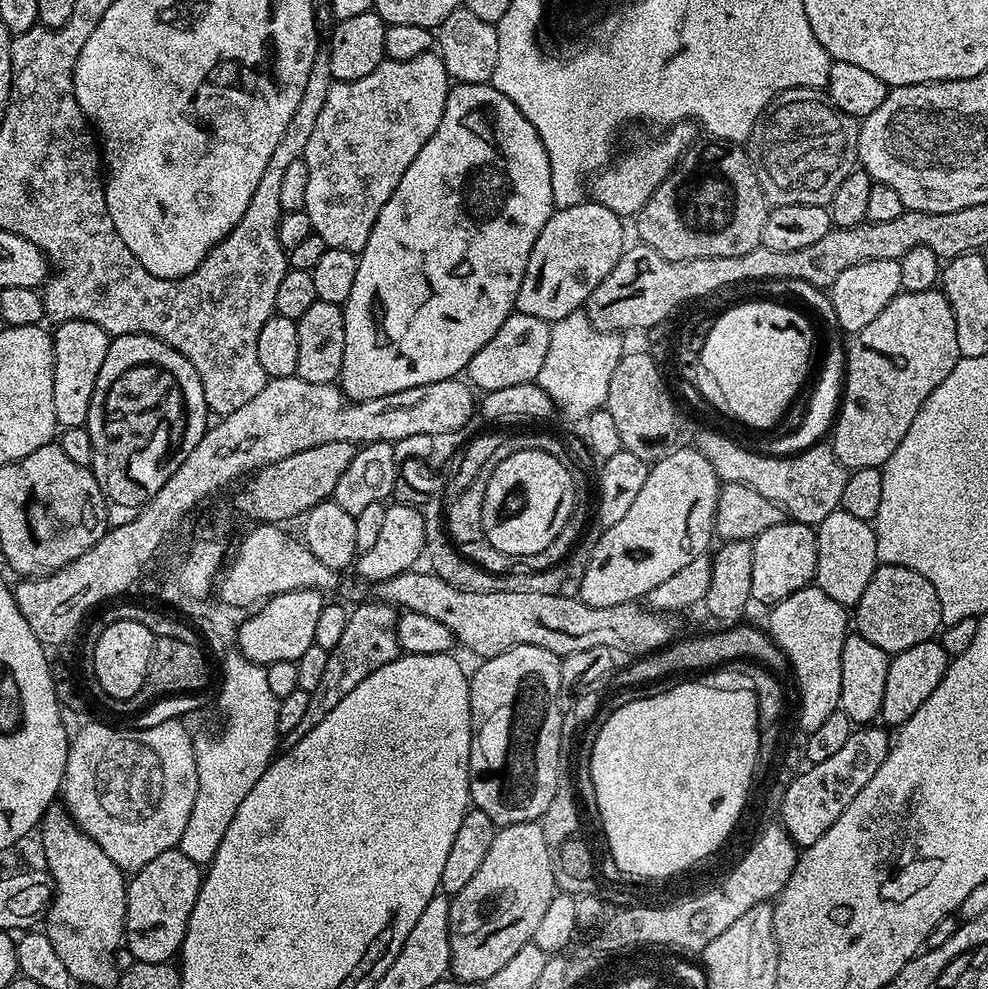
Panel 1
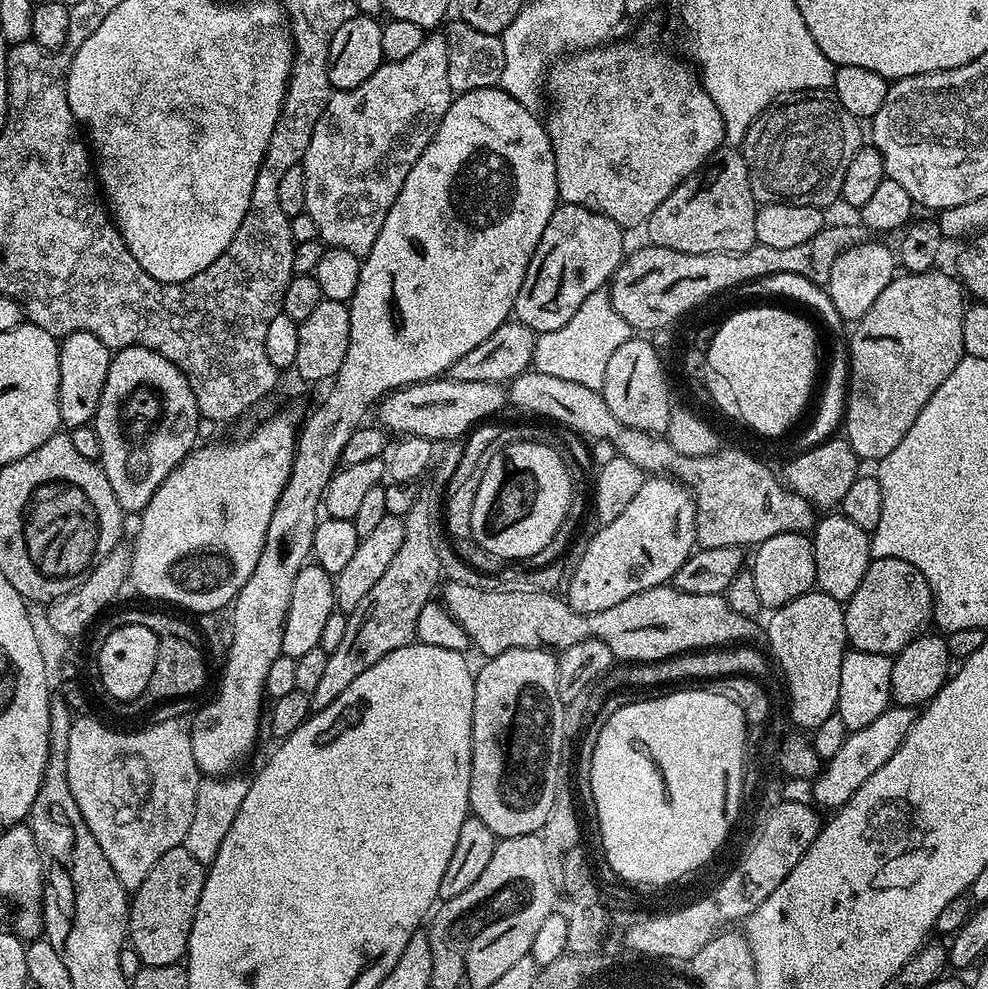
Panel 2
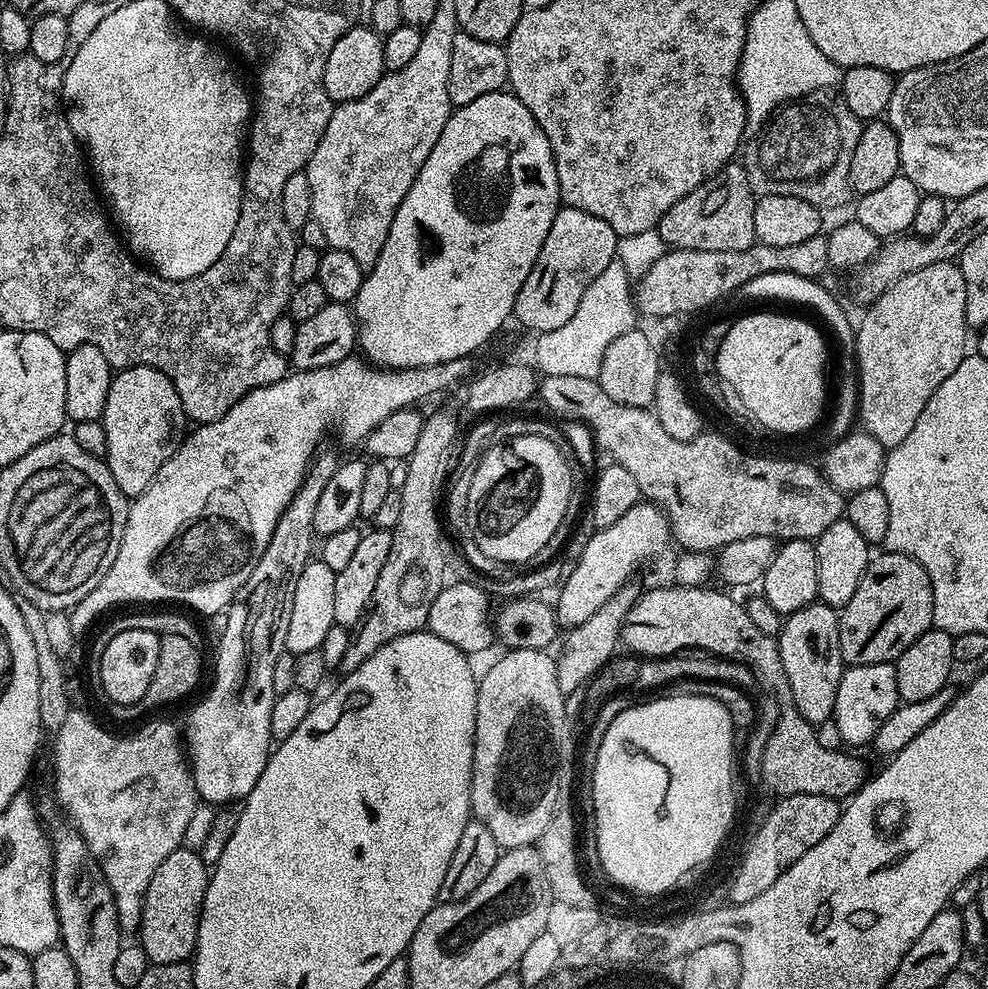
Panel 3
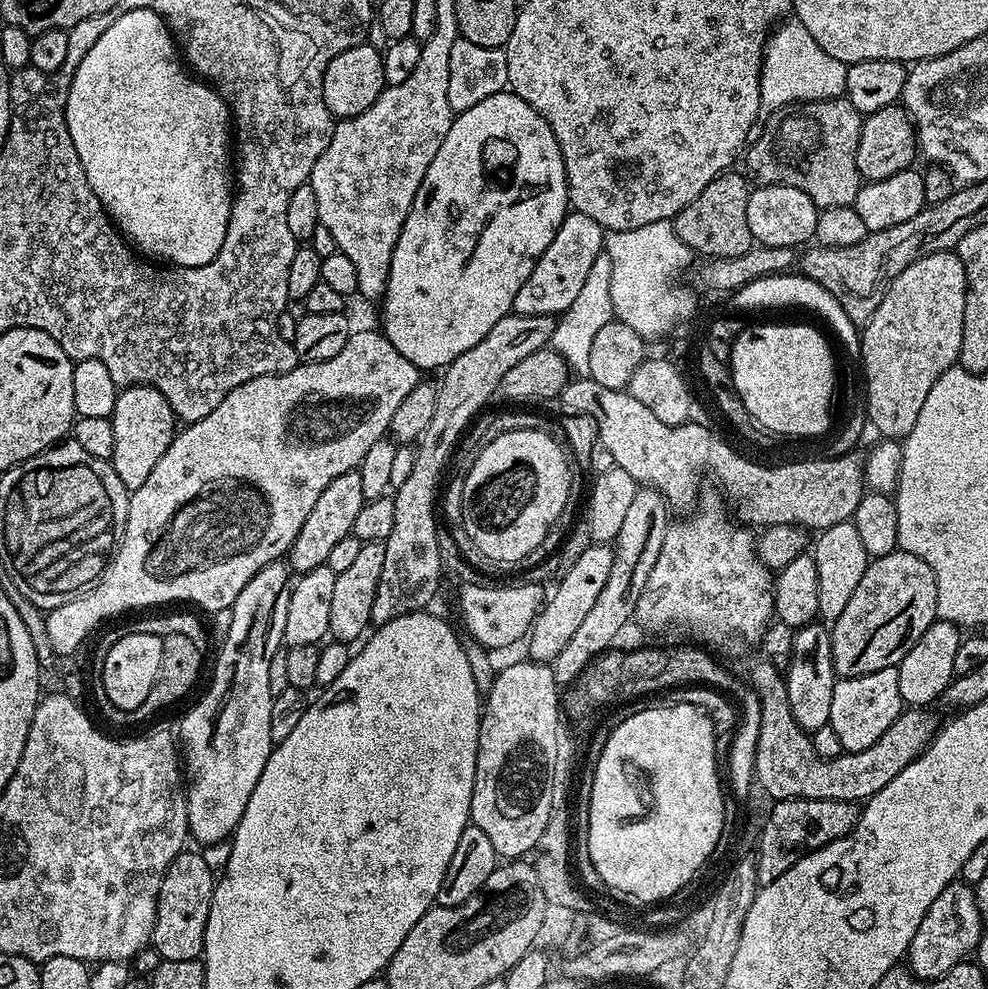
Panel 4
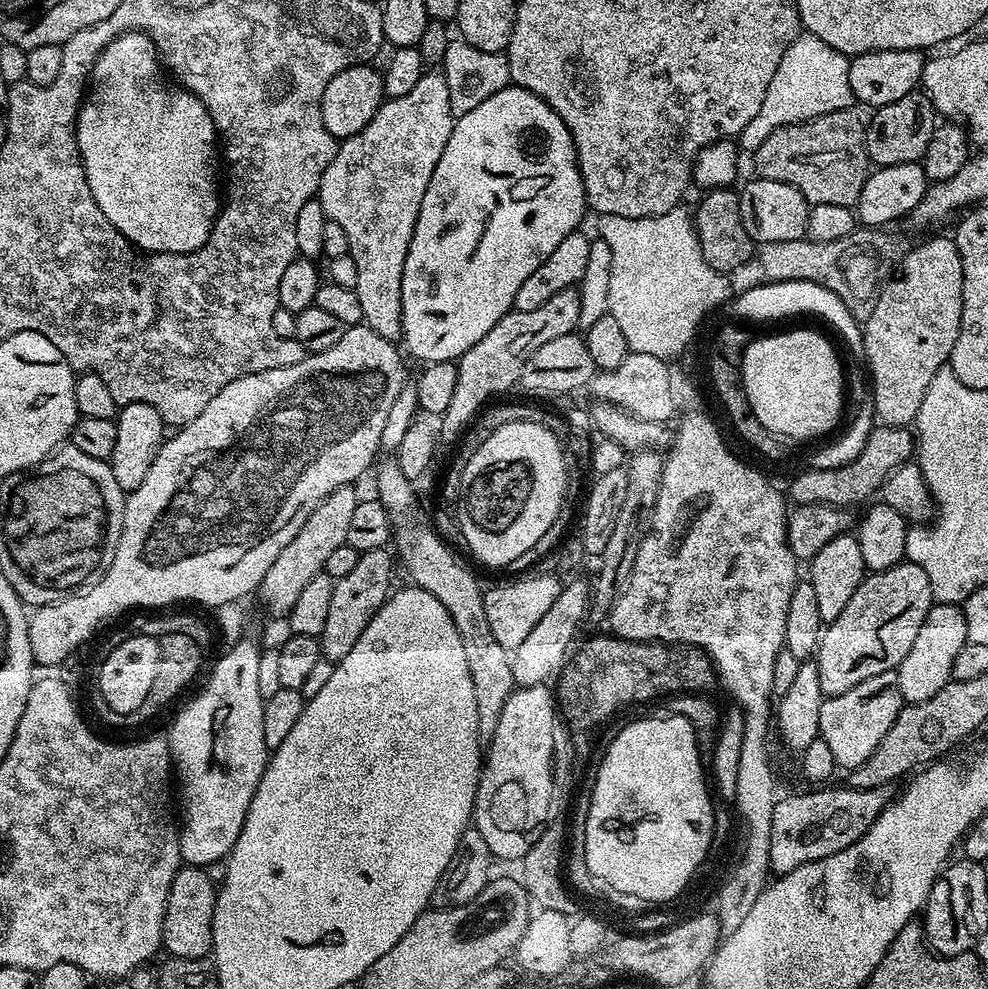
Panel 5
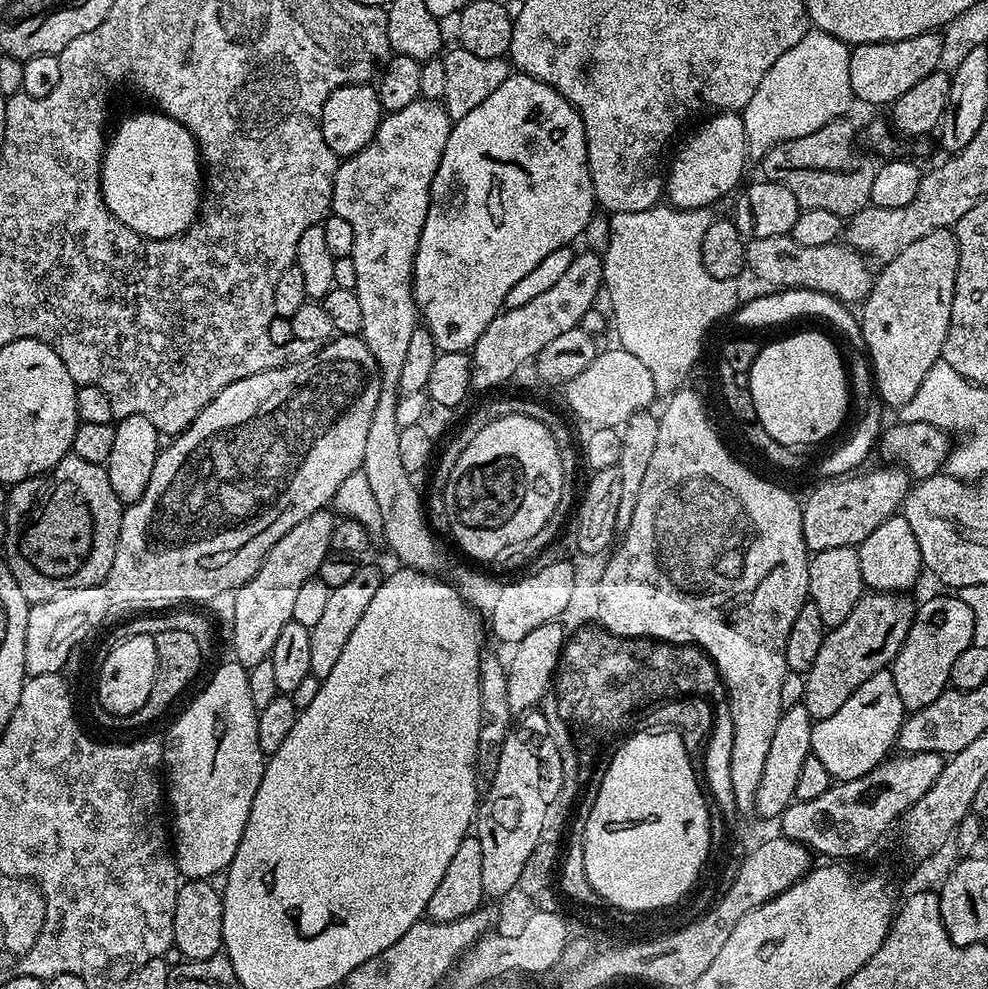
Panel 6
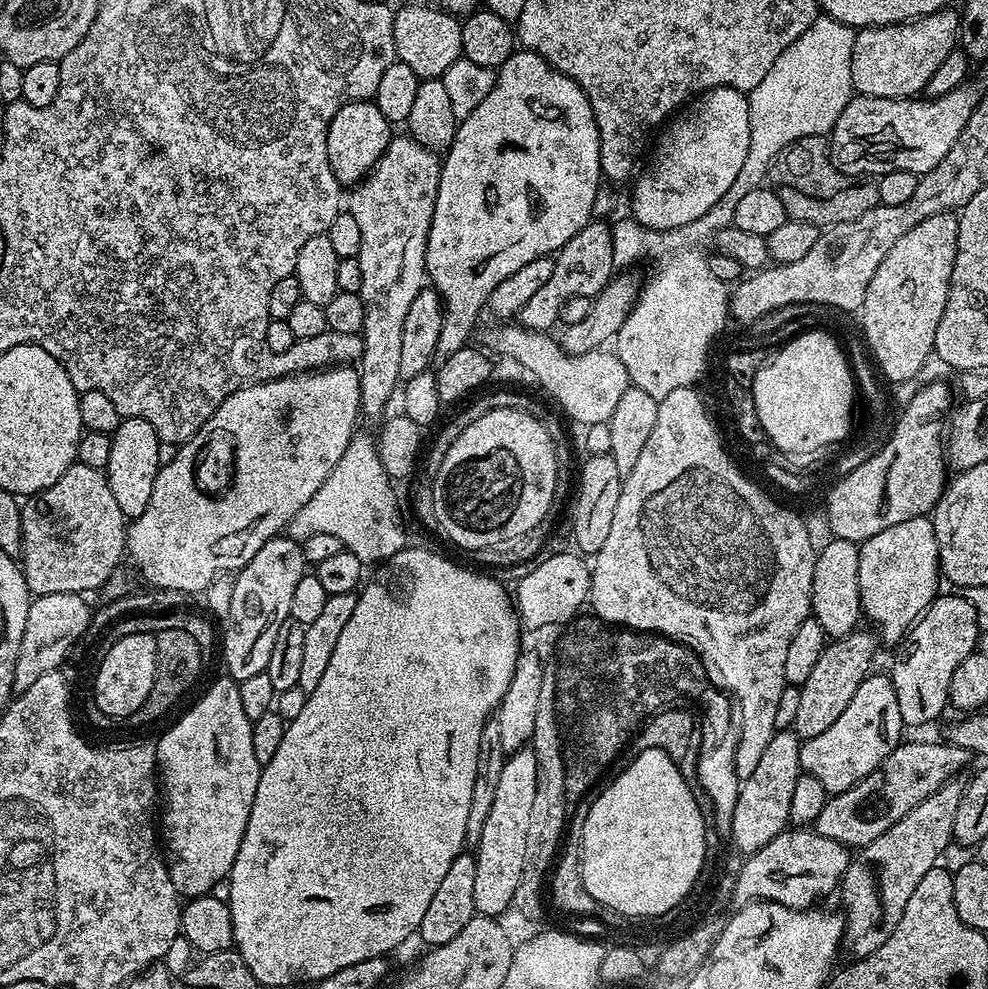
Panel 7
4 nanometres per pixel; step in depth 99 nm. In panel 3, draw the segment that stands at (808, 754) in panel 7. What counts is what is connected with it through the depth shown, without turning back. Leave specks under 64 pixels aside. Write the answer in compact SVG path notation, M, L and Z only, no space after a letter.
M895 663L866 666L853 664L845 667L842 678L838 682L838 698L834 698L831 720L838 726L838 734L842 734L845 745L868 746L878 734L882 722L890 718L890 714L900 703Z

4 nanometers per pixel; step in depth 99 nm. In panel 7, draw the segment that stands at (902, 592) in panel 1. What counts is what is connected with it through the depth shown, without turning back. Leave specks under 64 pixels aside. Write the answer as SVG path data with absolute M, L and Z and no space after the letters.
M857 630L849 636L842 636L825 643L822 658L814 666L810 678L799 685L802 698L798 705L798 714L794 717L791 731L800 737L801 741L818 738L832 723L850 706L850 698L854 698L854 690L862 686L862 682L873 671L872 659L876 656L878 640L871 631Z

